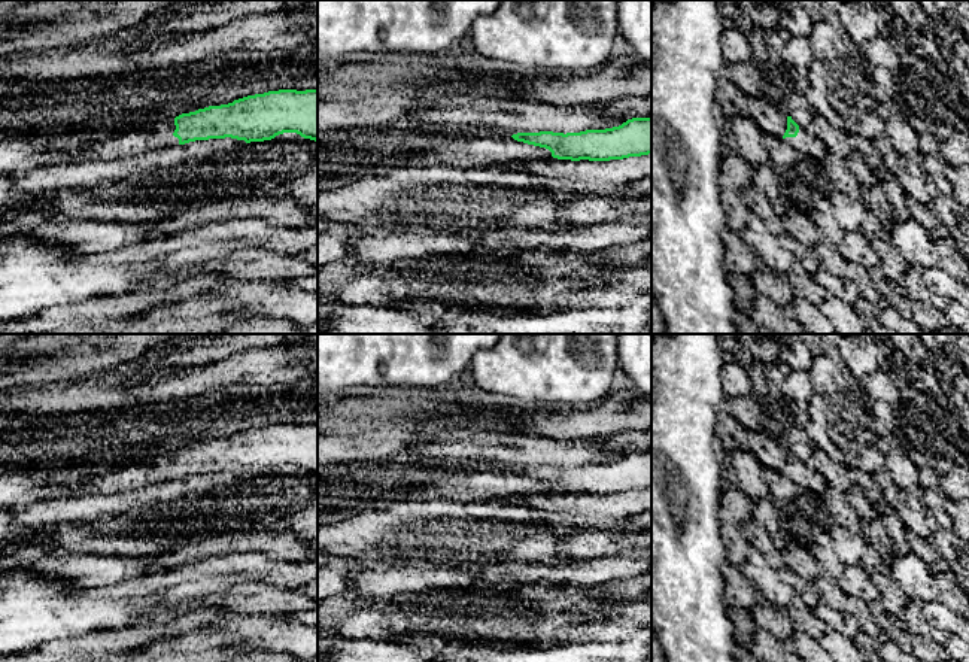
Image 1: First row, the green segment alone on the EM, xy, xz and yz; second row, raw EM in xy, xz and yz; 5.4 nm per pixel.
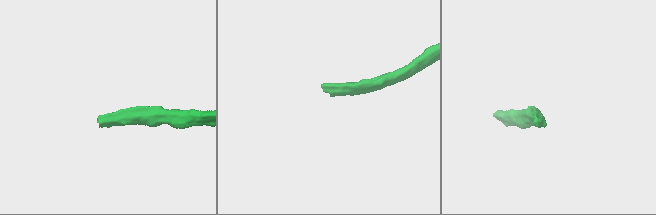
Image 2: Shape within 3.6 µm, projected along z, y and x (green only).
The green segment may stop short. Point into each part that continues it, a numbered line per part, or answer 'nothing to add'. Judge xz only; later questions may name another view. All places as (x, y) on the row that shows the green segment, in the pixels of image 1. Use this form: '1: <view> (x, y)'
nothing to add

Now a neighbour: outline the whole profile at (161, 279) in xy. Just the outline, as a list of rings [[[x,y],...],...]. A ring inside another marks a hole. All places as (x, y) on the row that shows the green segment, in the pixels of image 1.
[[[259,248],[243,249],[221,259],[192,264],[177,271],[157,271],[146,288],[165,289],[182,277],[191,277],[201,271],[212,271],[227,276],[231,280],[261,282],[261,280],[292,280],[309,274],[316,274],[318,268],[292,253],[264,250]]]

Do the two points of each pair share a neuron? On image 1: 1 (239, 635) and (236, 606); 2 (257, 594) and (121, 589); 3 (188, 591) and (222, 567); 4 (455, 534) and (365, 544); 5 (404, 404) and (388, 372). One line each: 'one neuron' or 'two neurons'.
1: two neurons
2: two neurons
3: two neurons
4: one neuron
5: two neurons

